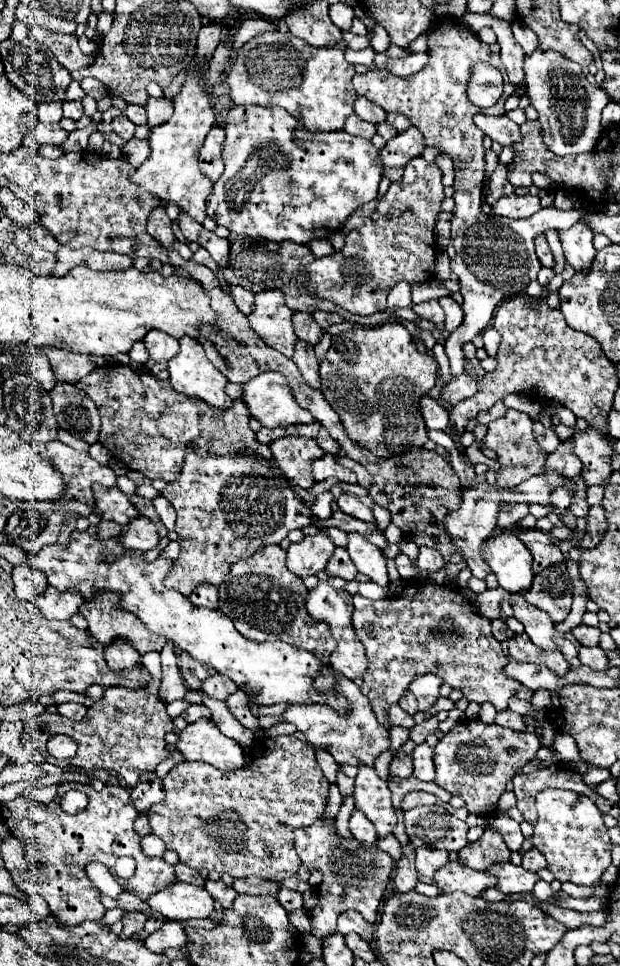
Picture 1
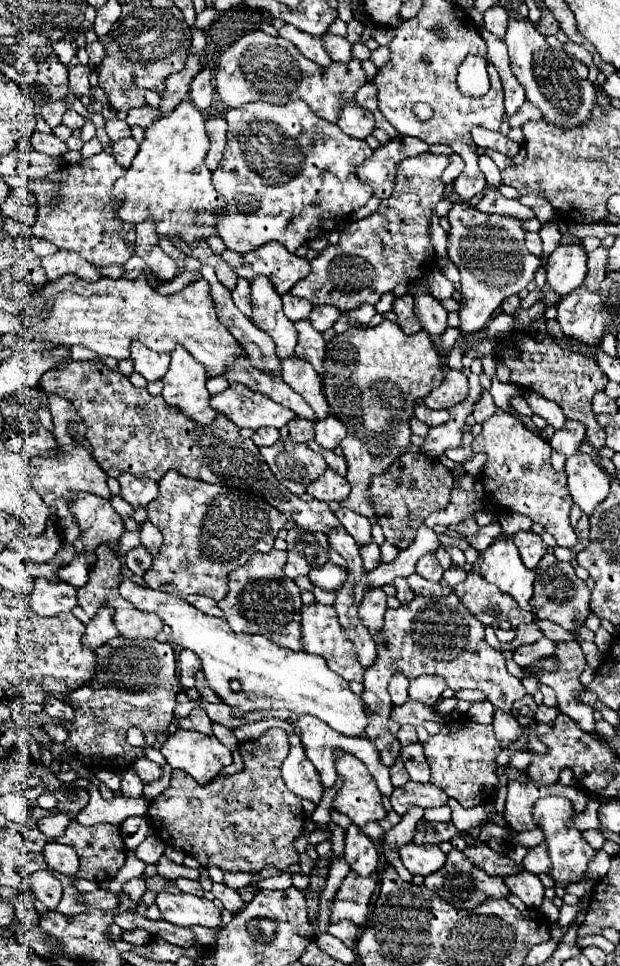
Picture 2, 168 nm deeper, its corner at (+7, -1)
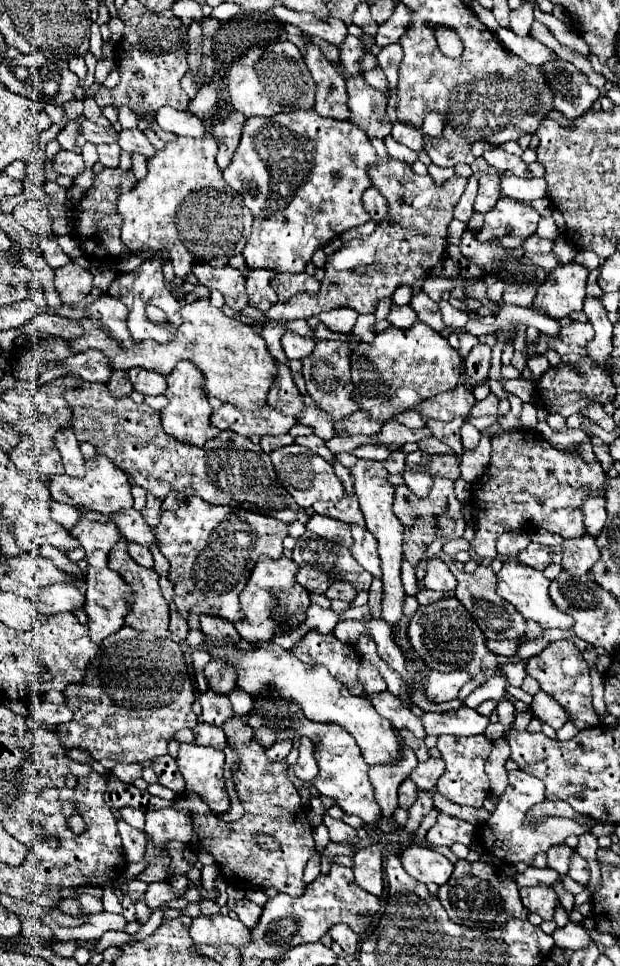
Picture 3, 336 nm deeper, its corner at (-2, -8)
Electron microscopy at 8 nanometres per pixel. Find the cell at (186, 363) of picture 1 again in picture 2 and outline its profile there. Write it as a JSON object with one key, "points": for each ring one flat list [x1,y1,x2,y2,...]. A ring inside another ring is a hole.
{"points":[[181,345,171,353,169,371,163,377,163,399,169,405,179,407,185,415,195,419,199,425,211,425,217,417,217,411,209,407,211,393,207,391,205,367,197,363,189,351]]}

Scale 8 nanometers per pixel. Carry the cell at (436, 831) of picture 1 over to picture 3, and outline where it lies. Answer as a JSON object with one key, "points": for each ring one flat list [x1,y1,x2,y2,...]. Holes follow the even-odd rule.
{"points":[[440,812,436,826,430,828,426,840,434,848,436,846,452,846,454,842,462,842,468,846,474,840,474,832,476,832,476,828,472,824]]}

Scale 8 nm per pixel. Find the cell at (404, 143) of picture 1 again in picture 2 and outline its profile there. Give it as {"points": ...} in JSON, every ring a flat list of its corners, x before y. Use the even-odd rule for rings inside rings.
{"points":[[391,139,387,145,373,151,373,155,357,169,357,177,369,183,379,199,387,199,393,193,399,163,425,151,429,151,429,145,425,145,421,139]]}

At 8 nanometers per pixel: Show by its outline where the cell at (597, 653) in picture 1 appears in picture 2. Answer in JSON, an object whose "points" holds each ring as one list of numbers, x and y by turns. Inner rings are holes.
{"points":[[563,641,557,645,555,657,559,659,559,671,557,673,545,673,541,671,537,663,537,675,541,683,549,685,557,693,559,711,577,721,577,725,583,731,595,733,595,719,593,719,593,707,579,705,573,701,573,691,579,691,579,675,585,669,585,655,577,641]]}

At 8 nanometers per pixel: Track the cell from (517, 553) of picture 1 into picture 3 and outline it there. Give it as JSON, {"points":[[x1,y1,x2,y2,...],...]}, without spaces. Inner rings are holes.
{"points":[[510,558,510,560,504,562,502,570,498,572,498,588,496,588,496,592,498,592,500,598,510,602,526,620,534,620,542,628,562,628,562,630,572,628,574,618,570,618,568,614,560,612,554,606,554,602,552,602,552,598,548,594,548,586,550,586,550,580,542,572,538,572,534,568,528,568,524,564,518,564,514,558]]}

